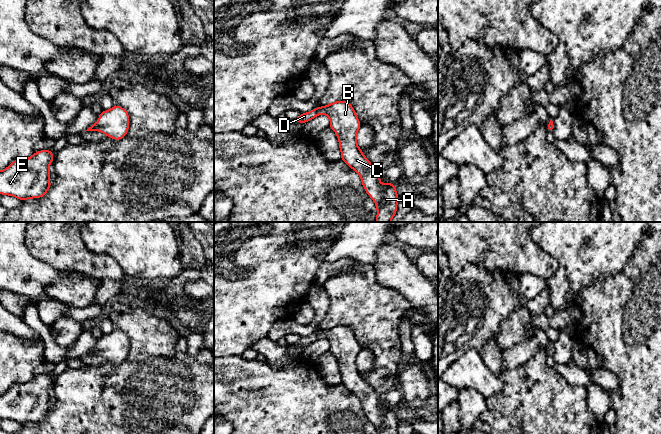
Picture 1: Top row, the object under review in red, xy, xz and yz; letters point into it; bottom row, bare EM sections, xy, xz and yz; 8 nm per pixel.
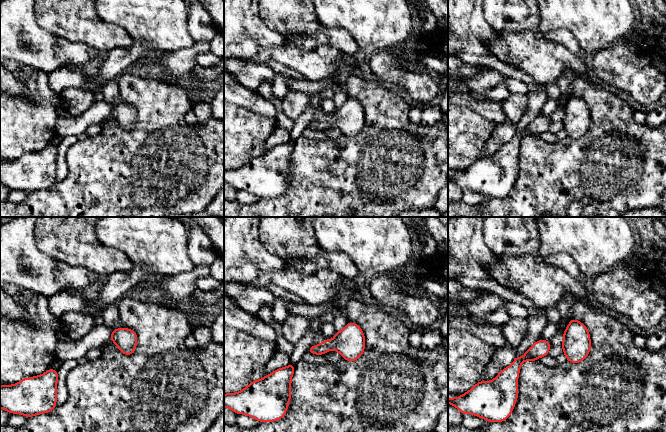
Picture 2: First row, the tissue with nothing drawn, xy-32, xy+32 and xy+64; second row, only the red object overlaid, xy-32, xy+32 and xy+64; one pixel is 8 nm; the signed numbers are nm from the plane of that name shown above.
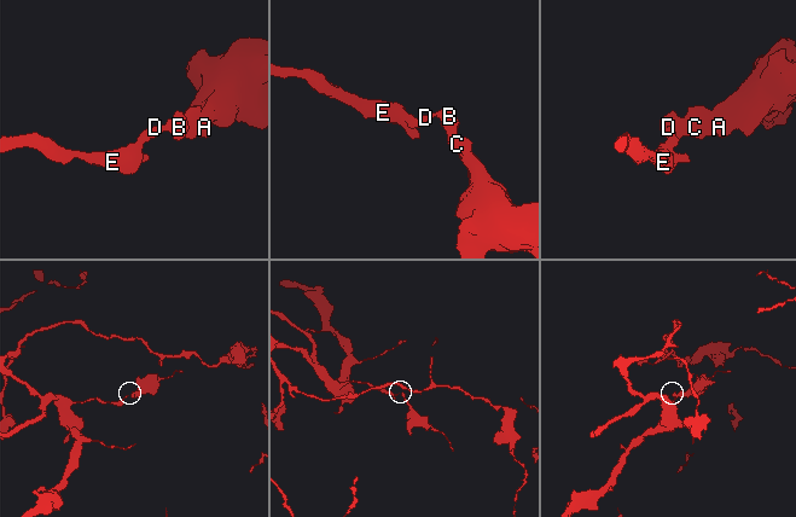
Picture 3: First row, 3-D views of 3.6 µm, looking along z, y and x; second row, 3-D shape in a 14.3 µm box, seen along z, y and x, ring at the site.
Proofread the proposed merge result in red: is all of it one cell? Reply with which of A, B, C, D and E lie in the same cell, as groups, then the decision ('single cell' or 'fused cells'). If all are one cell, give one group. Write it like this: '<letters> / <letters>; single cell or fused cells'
A B C D E; single cell

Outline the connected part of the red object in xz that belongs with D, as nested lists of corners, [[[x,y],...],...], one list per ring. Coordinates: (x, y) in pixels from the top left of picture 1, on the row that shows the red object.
[[[337,101],[323,107],[316,107],[308,113],[302,113],[294,121],[309,122],[324,114],[330,118],[330,128],[337,134],[341,159],[361,178],[366,193],[372,198],[377,208],[377,222],[391,222],[397,212],[399,196],[393,183],[380,183],[379,170],[363,155],[357,145],[356,135],[361,123],[346,101]]]

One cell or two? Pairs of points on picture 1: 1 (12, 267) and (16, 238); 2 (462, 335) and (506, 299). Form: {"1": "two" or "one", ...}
{"1": "one", "2": "one"}

